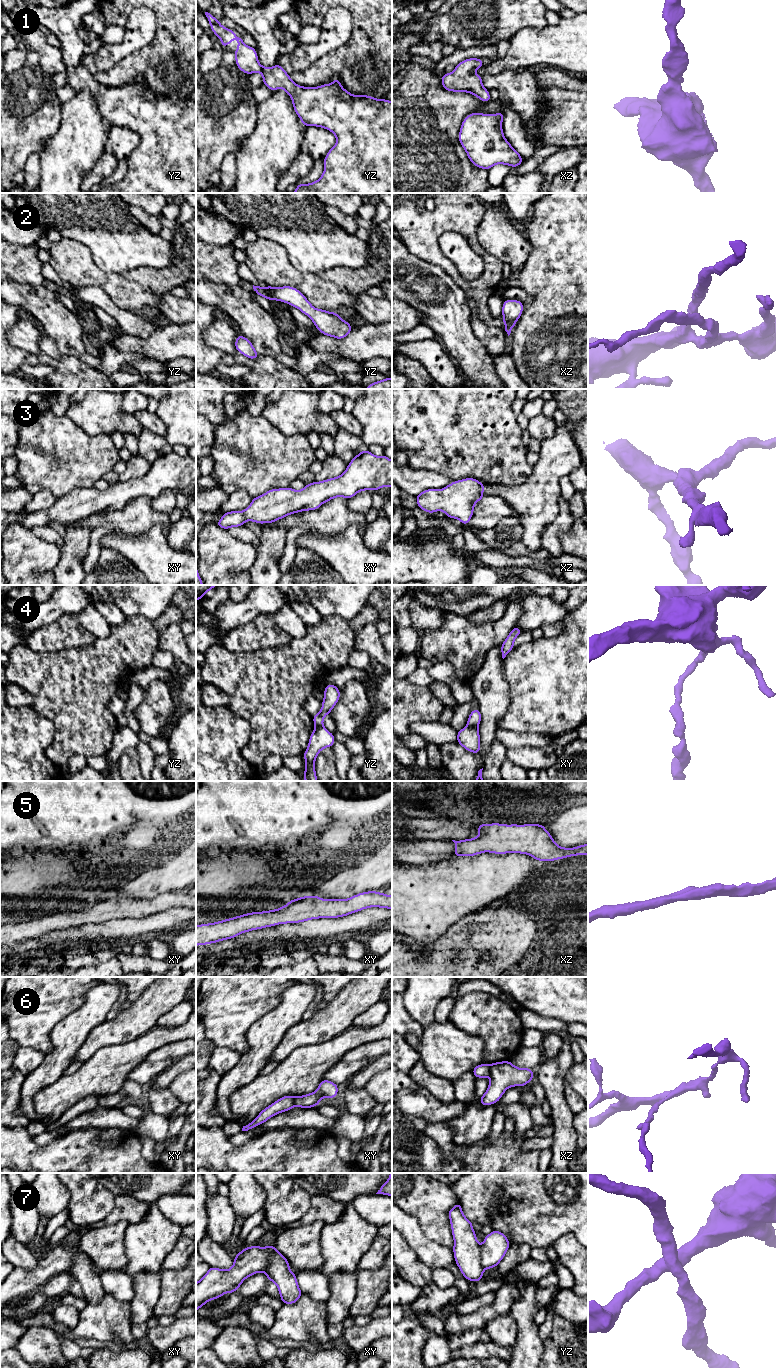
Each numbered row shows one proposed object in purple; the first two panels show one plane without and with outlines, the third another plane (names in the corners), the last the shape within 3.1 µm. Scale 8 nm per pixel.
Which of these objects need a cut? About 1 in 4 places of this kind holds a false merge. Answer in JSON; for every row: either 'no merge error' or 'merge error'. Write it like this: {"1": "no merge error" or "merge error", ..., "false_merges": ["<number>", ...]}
{"1": "no merge error", "2": "no merge error", "3": "no merge error", "4": "merge error", "5": "no merge error", "6": "merge error", "7": "merge error", "false_merges": ["4", "6", "7"]}

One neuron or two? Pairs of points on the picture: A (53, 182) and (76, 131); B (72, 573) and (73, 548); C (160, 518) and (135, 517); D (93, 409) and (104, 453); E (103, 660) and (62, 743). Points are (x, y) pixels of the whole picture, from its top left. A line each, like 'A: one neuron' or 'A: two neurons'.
A: one neuron
B: one neuron
C: one neuron
D: two neurons
E: one neuron

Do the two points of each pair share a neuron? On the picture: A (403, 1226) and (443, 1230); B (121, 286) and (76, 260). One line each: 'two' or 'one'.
A: two
B: one

